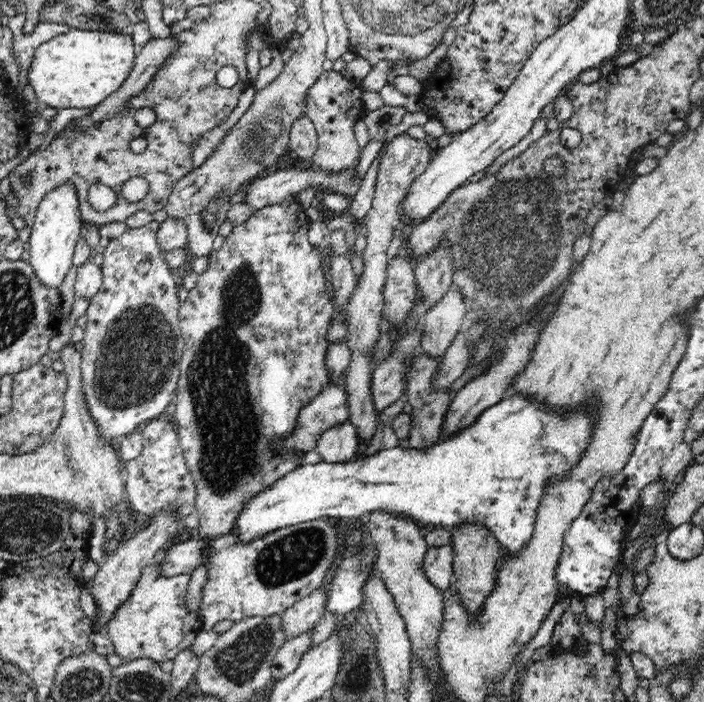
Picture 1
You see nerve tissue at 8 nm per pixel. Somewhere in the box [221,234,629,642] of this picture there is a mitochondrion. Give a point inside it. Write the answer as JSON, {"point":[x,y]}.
{"point":[290,558]}

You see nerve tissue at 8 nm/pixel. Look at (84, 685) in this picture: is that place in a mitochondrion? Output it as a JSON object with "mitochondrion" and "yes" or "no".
{"mitochondrion":"yes"}

